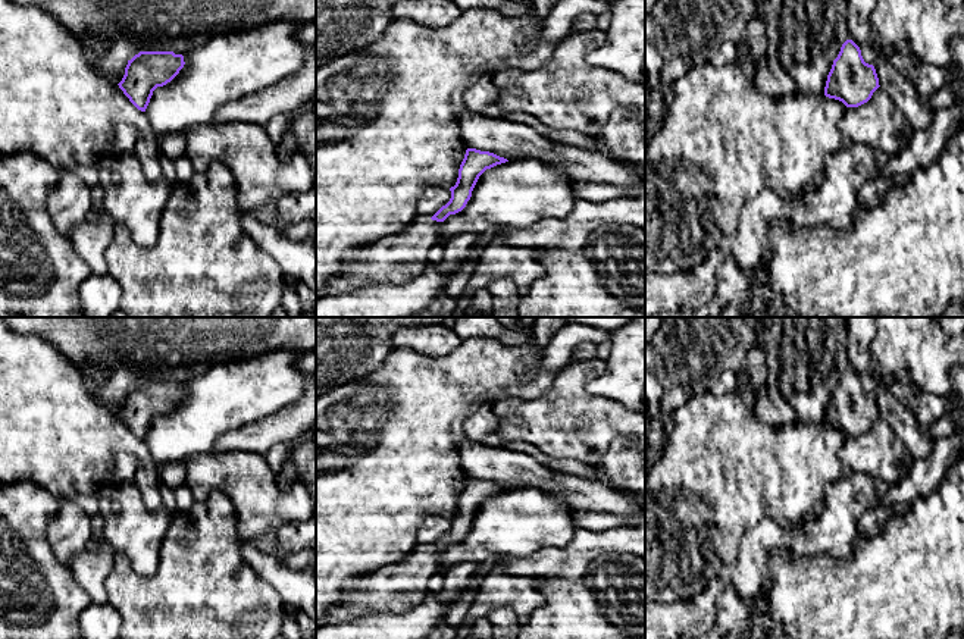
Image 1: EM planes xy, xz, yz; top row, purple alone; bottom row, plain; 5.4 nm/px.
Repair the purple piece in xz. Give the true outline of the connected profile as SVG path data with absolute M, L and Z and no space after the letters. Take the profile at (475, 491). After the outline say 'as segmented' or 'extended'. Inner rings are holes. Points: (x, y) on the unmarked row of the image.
M467 477L445 535L435 544L417 544L400 563L350 580L339 604L326 611L316 627L350 623L372 614L403 614L416 608L429 593L426 585L438 573L441 552L466 536L486 498L506 491L508 489L494 482Z; extended

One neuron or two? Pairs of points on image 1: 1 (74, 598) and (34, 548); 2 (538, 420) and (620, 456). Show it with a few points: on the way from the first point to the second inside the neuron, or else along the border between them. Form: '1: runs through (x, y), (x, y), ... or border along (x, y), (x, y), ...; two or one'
1: runs through (62, 586), (37, 560); one
2: border along (629, 435), (616, 438), (597, 466); two

